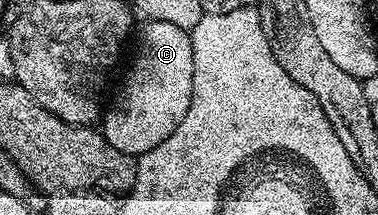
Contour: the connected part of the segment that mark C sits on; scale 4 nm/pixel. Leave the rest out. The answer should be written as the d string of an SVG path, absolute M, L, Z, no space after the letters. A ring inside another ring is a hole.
M145 21L144 31L140 34L140 43L136 46L136 59L120 86L120 95L112 102L112 107L105 109L102 114L102 133L105 140L114 144L118 152L129 156L139 156L150 152L150 148L158 148L174 128L186 116L186 108L190 108L192 99L192 84L194 82L194 54L192 52L191 33L174 24Z

